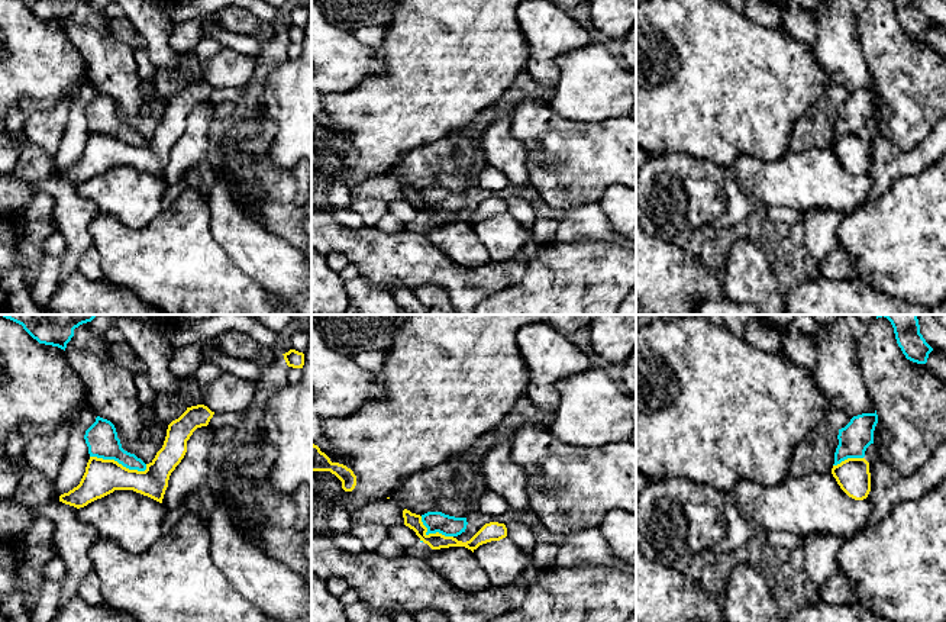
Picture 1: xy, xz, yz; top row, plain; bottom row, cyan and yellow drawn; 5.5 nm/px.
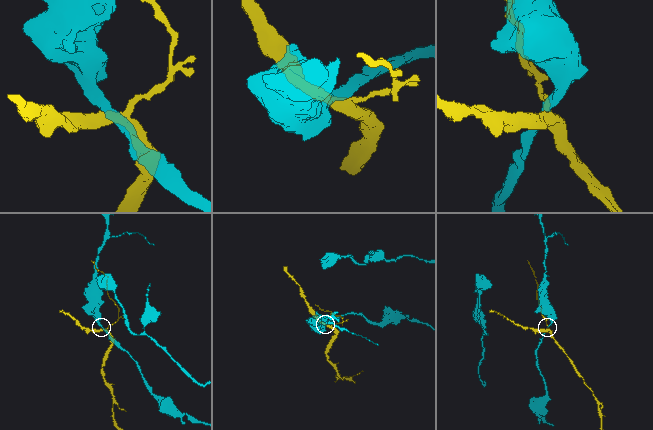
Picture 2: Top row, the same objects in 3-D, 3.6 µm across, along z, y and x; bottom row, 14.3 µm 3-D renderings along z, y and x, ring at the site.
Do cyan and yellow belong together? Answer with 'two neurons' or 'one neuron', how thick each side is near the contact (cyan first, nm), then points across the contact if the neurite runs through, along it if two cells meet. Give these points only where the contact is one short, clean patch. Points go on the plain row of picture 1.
two neurons | 180/200 nm | along xy (90, 131), (112, 134), (129, 144), (147, 144)

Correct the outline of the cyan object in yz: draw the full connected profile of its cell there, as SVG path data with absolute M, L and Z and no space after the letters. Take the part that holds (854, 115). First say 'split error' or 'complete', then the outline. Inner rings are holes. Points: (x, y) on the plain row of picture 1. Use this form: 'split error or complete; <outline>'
complete; M876 86L853 91L850 97L839 104L839 120L834 128L837 141L847 133L863 133L866 123L874 119L874 106L878 99Z

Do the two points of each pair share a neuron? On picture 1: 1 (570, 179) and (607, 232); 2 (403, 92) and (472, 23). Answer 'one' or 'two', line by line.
1: two
2: one

